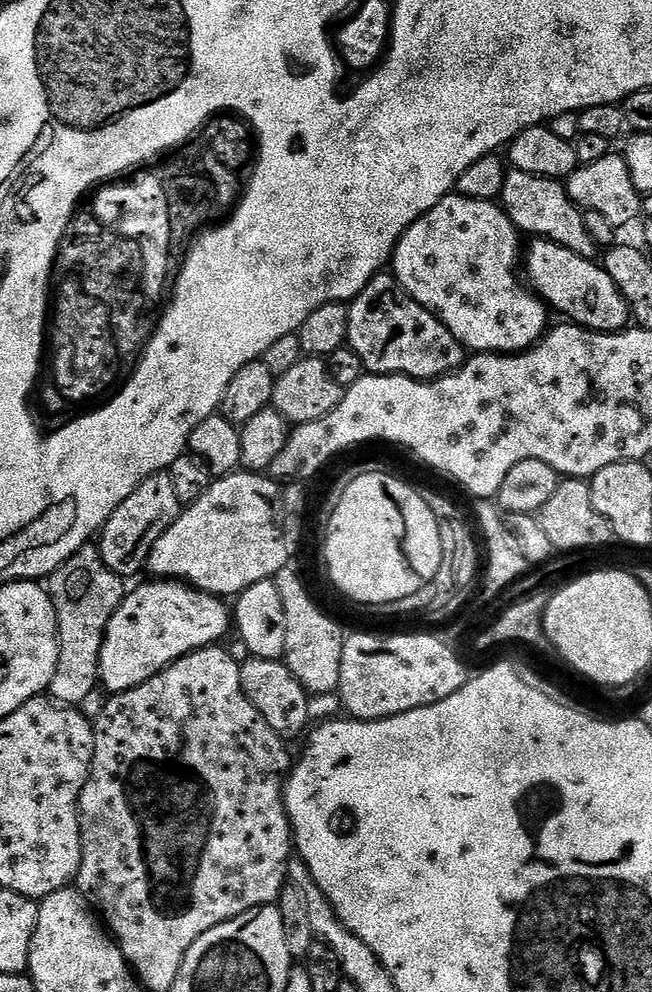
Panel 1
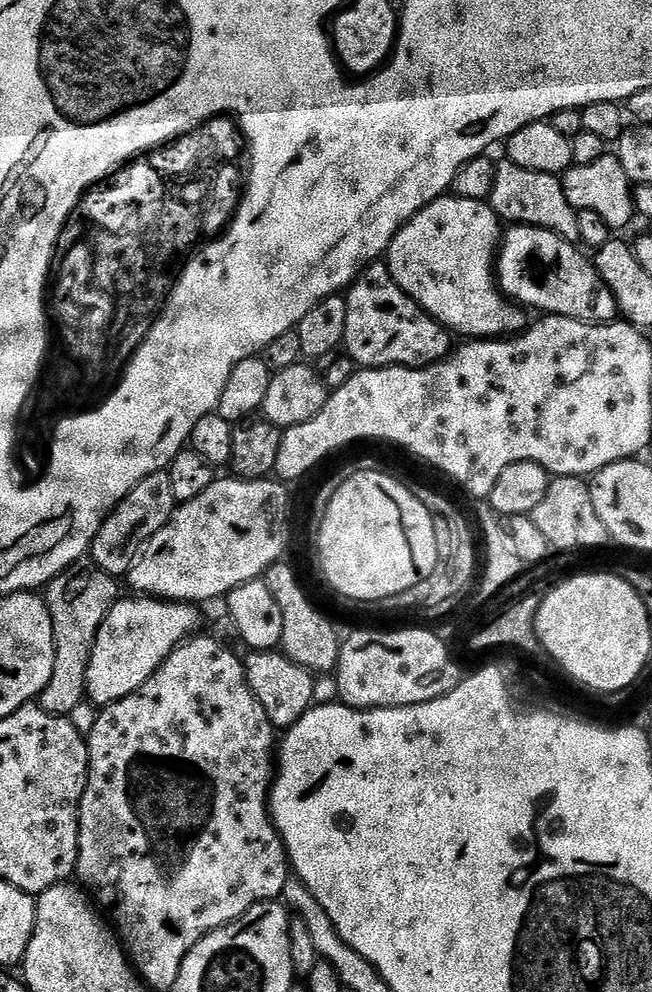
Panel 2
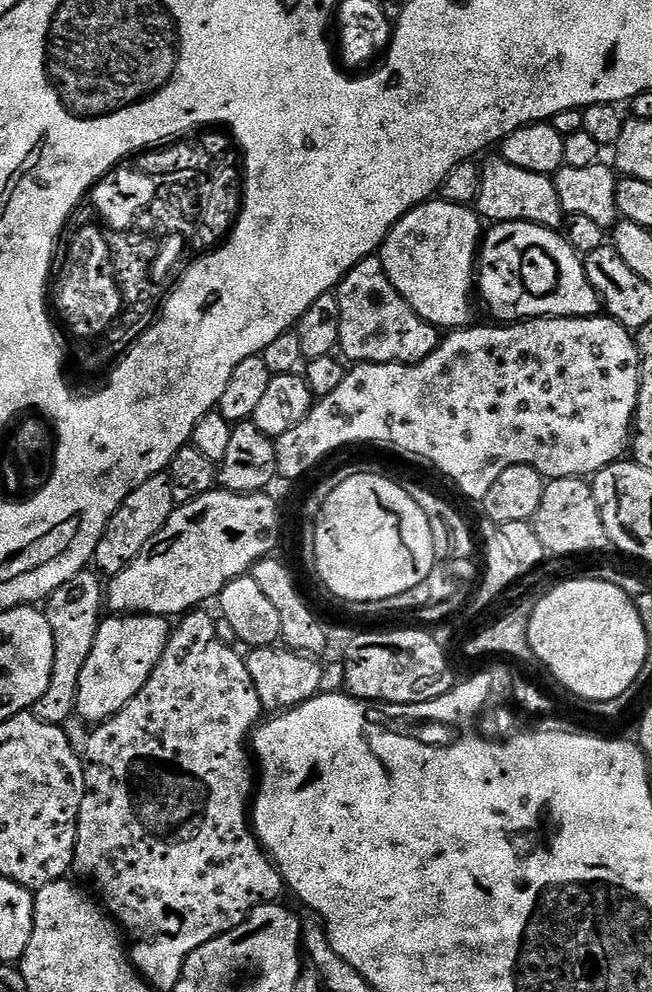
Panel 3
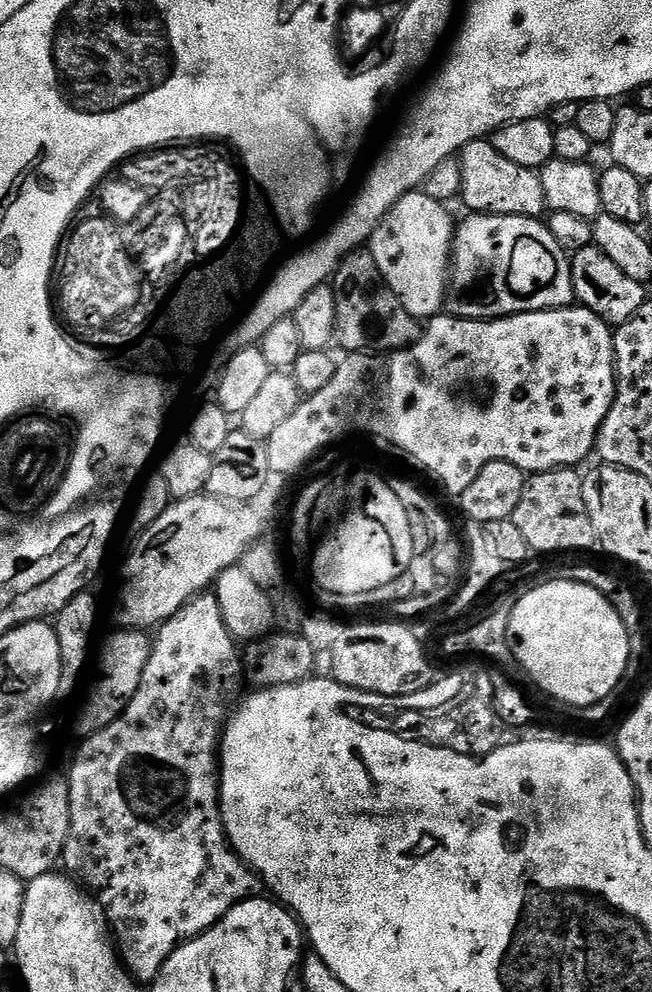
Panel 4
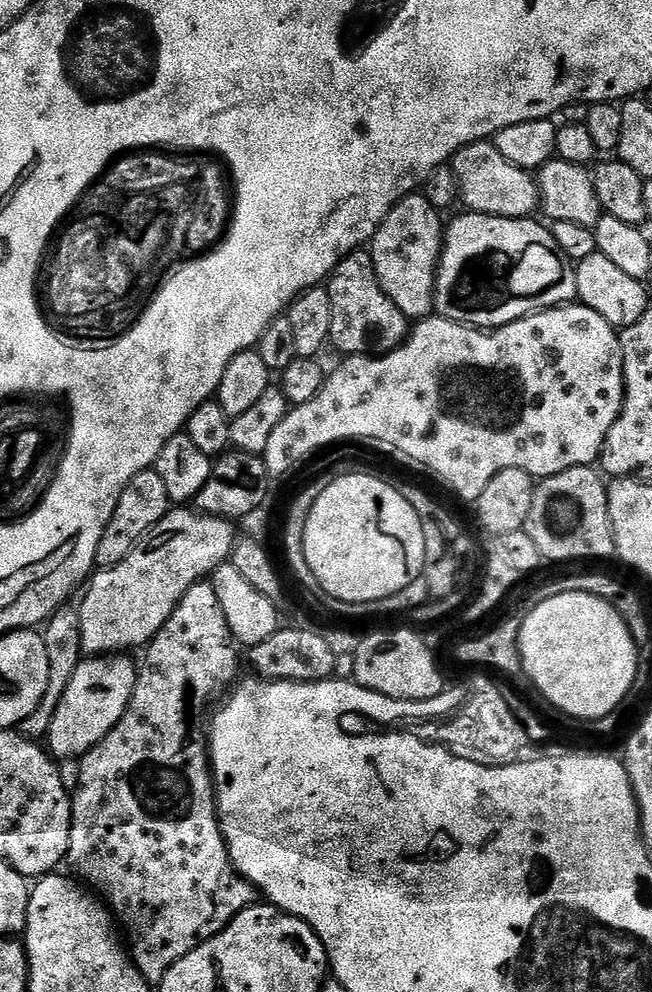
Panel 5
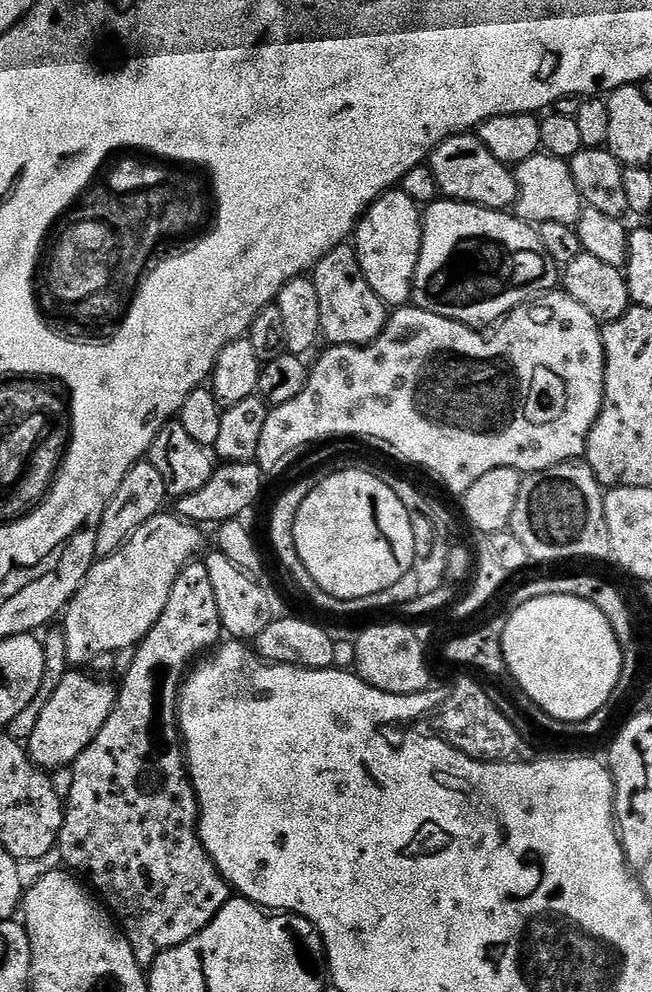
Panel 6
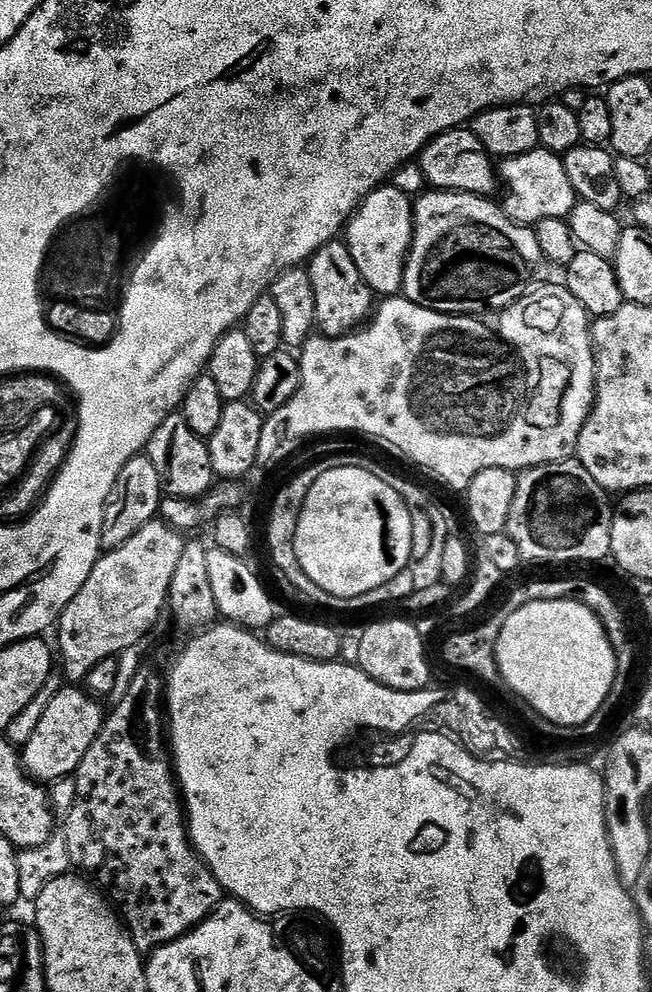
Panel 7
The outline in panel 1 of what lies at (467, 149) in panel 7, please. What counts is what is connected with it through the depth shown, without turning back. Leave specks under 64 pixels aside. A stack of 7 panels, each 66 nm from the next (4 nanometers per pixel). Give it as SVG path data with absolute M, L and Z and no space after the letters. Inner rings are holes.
M509 170L499 203L521 233L528 235L529 232L529 237L552 240L587 260L597 259L598 245L586 226L584 212L568 197L567 187L561 181Z

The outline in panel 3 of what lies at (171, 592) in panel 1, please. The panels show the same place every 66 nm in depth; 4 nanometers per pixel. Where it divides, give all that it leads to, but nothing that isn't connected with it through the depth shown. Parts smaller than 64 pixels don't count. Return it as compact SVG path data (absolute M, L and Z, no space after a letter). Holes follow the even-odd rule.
M112 614L101 619L100 629L96 631L94 646L90 650L90 658L86 658L86 666L82 666L82 674L78 678L78 690L76 691L76 707L79 715L89 722L103 722L109 720L150 678L154 666L162 658L162 650L166 650L166 642L170 635L170 624L162 616L146 616L143 614Z

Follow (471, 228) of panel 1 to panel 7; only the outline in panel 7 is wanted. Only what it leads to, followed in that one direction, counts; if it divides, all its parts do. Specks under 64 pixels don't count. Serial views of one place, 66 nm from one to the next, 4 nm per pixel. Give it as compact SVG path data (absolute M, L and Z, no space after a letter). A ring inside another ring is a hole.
M391 186L375 188L360 202L346 225L346 243L358 274L366 278L377 297L395 296L404 286L404 264L412 249L413 197Z

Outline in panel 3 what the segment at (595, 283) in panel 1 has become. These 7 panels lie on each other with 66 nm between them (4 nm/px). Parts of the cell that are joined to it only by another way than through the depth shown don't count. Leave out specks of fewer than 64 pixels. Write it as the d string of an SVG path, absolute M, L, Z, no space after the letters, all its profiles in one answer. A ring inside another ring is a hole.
M530 222L493 223L483 233L478 249L478 296L500 322L539 320L542 316L599 316L600 295L586 278L584 261L555 228L544 228Z

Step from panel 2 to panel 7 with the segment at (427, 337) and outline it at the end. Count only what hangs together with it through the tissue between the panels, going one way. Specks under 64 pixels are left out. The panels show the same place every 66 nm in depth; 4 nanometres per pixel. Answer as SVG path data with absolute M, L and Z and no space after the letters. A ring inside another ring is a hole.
M343 239L326 242L307 261L306 267L310 274L310 286L314 286L310 312L316 317L317 329L323 335L345 336L347 332L355 332L371 317L374 311L372 287L362 274L358 274L358 266L354 266L354 258L350 258L350 250Z

